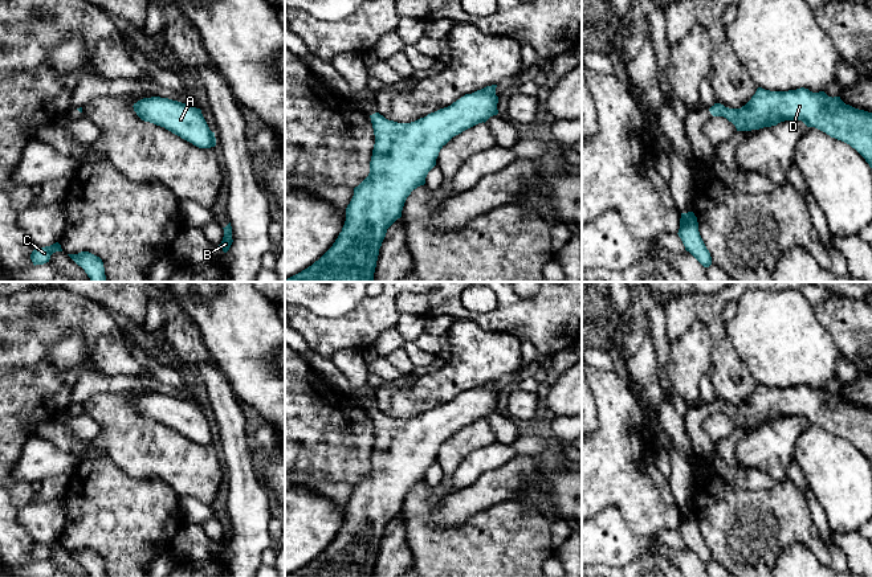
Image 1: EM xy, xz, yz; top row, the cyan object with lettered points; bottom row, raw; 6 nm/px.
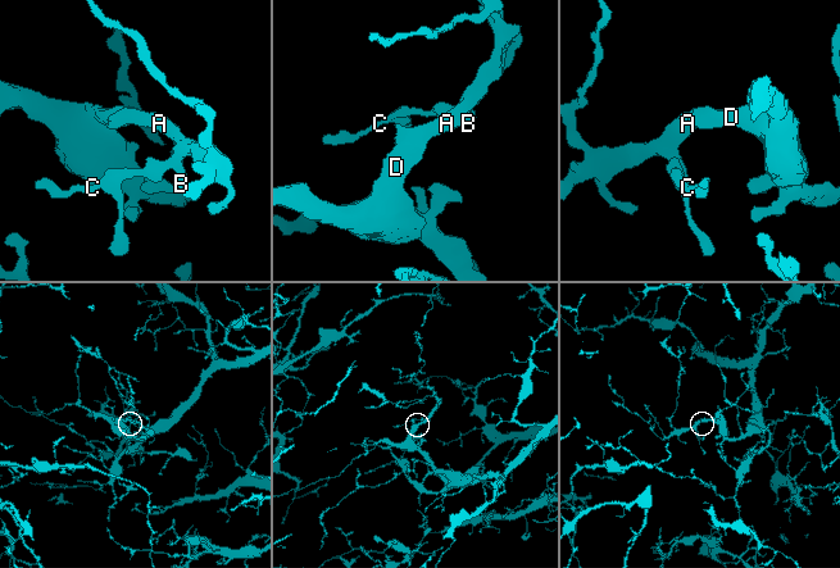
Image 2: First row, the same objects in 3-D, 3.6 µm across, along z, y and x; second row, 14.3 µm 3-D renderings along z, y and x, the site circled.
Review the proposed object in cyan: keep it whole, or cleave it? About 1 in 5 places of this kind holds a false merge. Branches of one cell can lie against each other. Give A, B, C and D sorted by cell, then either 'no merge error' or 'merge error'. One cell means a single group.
A B C D | no merge error

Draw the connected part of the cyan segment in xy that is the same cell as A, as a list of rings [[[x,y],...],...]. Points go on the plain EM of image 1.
[[[151,393],[134,400],[134,408],[144,417],[164,423],[199,445],[216,442],[200,405],[168,394]]]

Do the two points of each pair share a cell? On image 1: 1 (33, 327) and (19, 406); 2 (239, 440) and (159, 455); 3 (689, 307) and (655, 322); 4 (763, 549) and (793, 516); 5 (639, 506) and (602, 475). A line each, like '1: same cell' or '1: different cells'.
1: same cell
2: different cells
3: different cells
4: same cell
5: same cell

